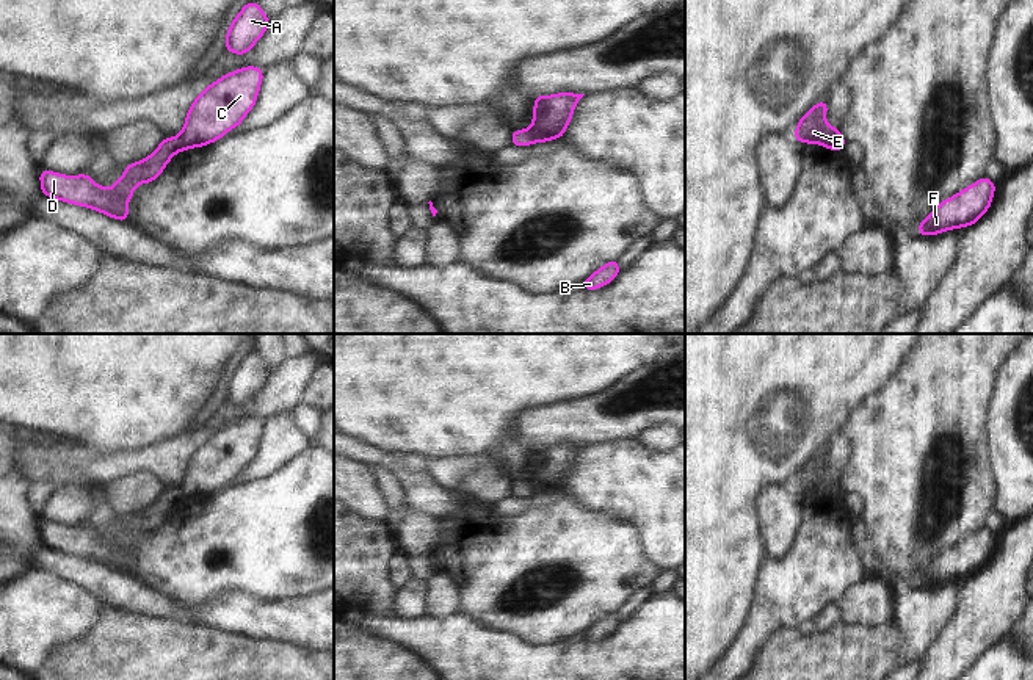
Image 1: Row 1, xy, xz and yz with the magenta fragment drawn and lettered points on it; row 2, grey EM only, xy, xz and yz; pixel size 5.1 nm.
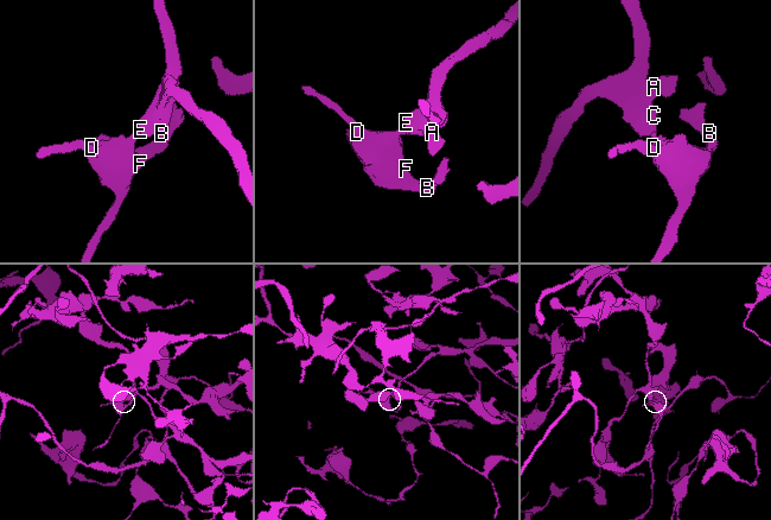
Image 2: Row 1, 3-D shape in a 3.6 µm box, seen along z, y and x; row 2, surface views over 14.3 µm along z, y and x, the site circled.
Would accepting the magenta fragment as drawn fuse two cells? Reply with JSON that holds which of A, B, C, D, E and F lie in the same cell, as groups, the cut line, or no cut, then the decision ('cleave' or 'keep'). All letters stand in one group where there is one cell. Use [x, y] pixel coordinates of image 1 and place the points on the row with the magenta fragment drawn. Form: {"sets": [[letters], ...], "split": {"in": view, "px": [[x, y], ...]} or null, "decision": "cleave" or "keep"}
{"sets": [["A", "C", "E"], ["B", "D", "F"]], "split": {"in": "xy", "px": [[177, 135], [185, 149]]}, "decision": "cleave"}

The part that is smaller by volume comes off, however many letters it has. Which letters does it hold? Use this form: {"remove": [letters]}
{"remove": ["B", "D", "F"]}

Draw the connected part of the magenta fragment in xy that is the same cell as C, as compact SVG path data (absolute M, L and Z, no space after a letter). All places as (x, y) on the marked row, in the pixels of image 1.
M240 67L208 85L191 103L179 138L185 150L212 144L238 127L257 102L263 71Z

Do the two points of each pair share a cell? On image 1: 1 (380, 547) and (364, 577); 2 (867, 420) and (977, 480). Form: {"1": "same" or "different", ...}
{"1": "same", "2": "same"}

